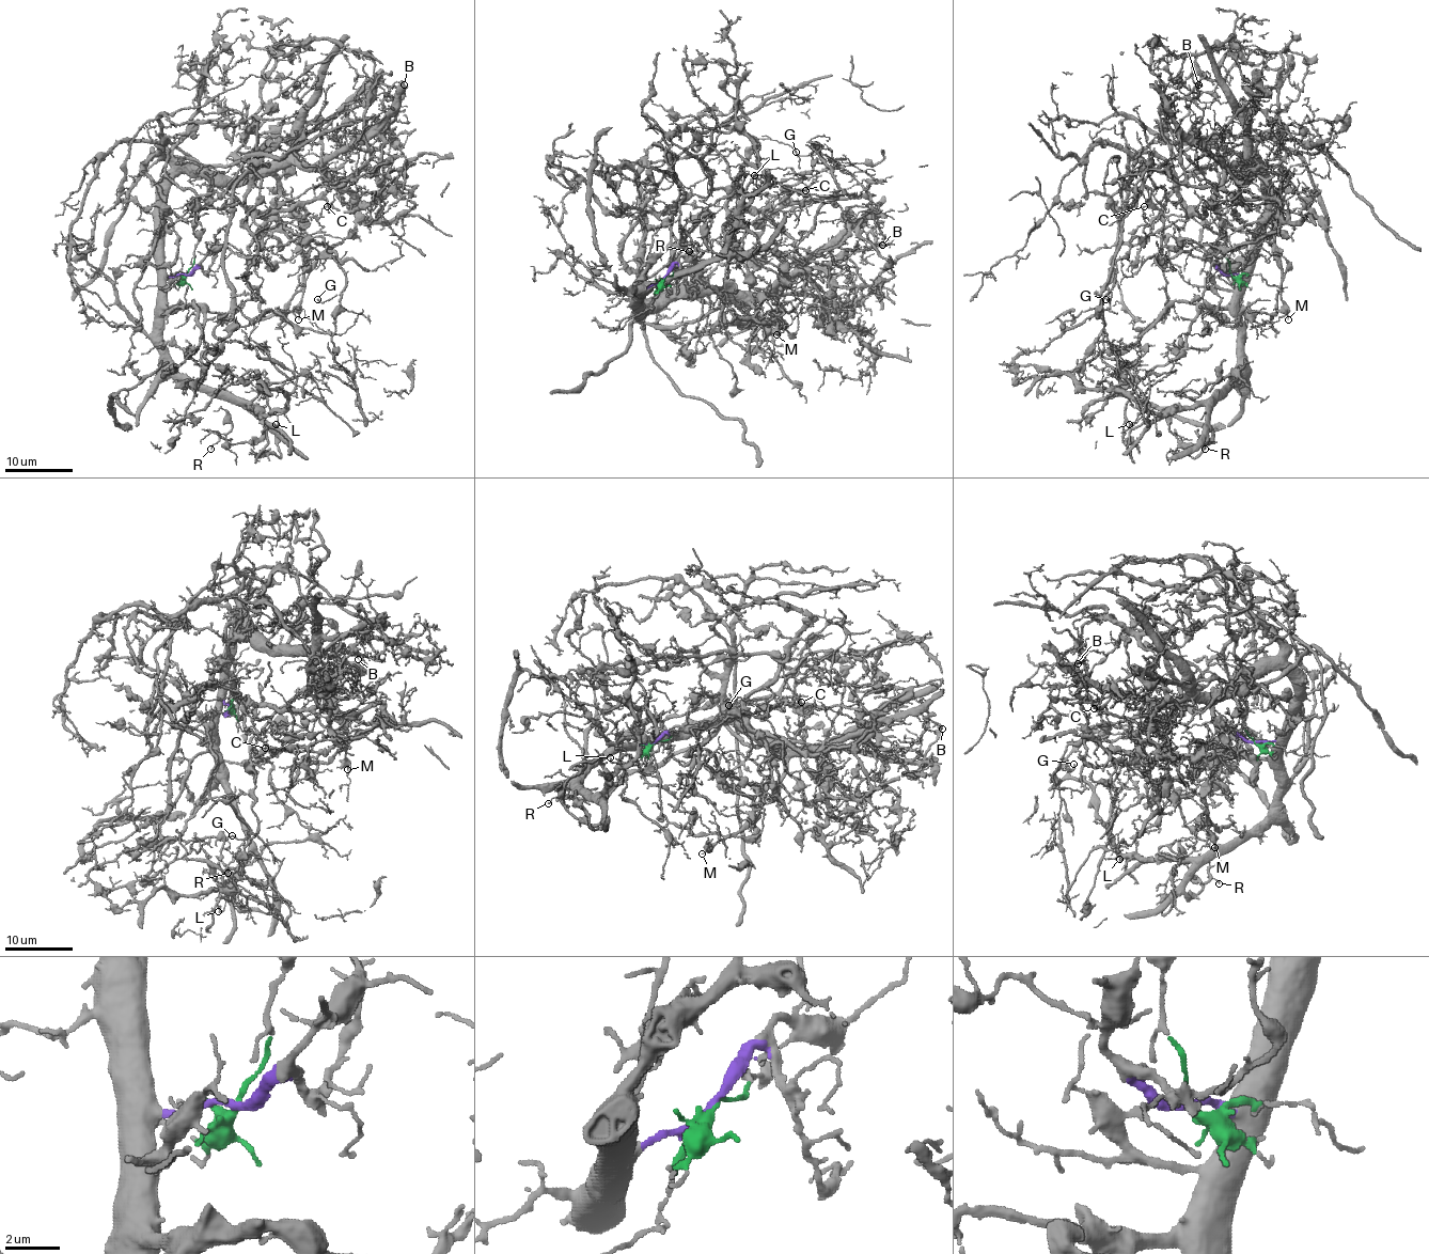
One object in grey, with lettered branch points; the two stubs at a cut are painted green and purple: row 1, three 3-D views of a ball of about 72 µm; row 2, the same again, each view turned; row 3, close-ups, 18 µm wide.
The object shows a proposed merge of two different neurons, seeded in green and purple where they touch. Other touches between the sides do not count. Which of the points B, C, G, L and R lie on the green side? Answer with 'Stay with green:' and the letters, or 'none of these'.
Stay with green: C, G

